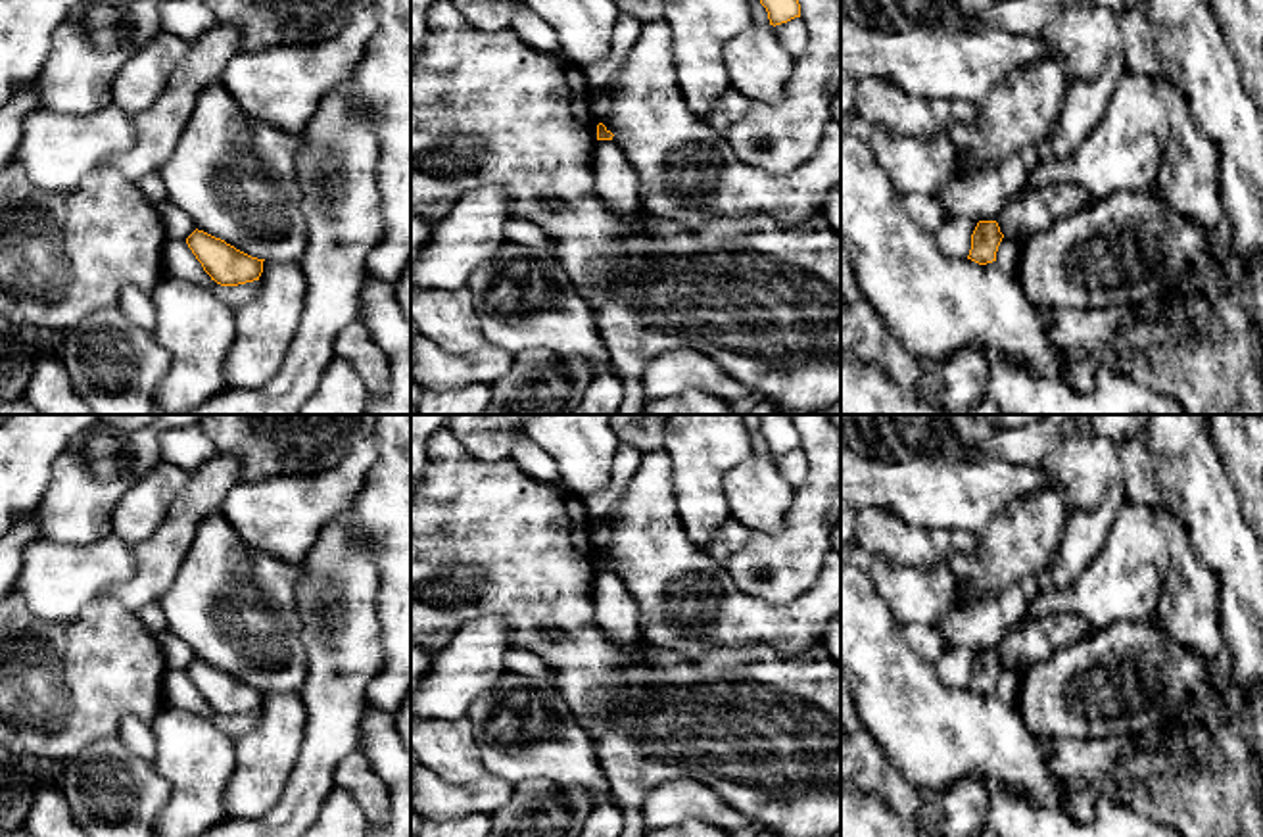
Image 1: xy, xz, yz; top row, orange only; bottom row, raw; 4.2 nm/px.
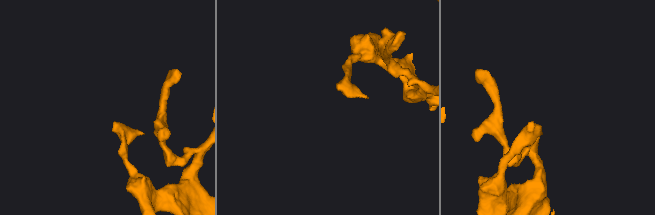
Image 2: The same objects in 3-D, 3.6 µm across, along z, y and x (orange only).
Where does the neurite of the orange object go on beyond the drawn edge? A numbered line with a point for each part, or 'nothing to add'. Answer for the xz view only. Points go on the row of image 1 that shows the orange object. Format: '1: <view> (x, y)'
nothing to add

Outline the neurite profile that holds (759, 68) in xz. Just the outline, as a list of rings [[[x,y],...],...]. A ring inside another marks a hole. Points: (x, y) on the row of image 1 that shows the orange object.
[[[752,23],[724,46],[731,86],[749,100],[779,102],[795,58],[783,50],[774,25]]]

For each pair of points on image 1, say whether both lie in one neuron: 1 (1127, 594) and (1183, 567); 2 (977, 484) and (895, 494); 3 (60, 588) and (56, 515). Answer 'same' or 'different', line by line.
1: different
2: same
3: different

